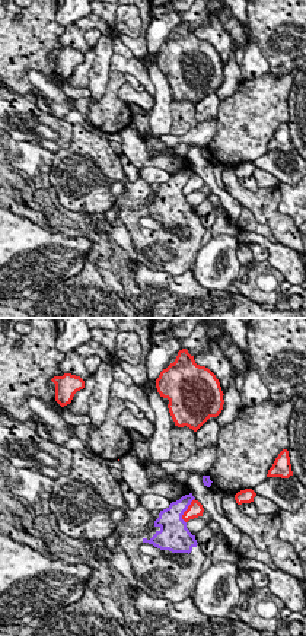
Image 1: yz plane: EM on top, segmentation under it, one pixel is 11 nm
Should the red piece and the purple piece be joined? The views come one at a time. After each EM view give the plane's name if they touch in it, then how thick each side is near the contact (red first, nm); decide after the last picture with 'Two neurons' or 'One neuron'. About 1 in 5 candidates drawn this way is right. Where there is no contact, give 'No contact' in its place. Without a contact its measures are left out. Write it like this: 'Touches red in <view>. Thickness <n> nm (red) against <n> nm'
Touches red in yz. Thickness 170 nm (red) against 300 nm

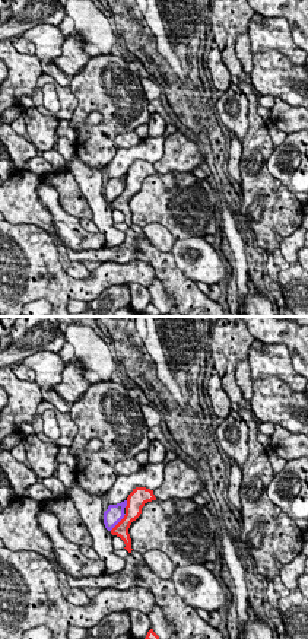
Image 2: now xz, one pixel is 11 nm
Touches red in xz. Thickness 190 nm (red) against 200 nm

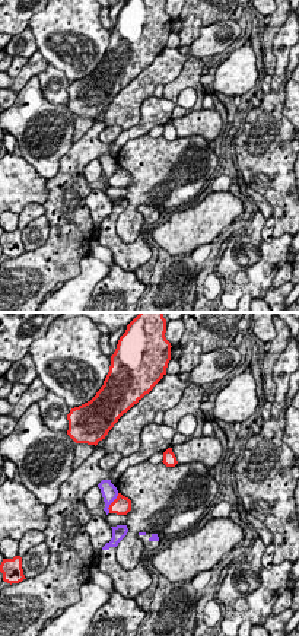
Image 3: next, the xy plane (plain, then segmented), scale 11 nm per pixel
Touches red in xy. Thickness 200 nm (red) against 170 nm

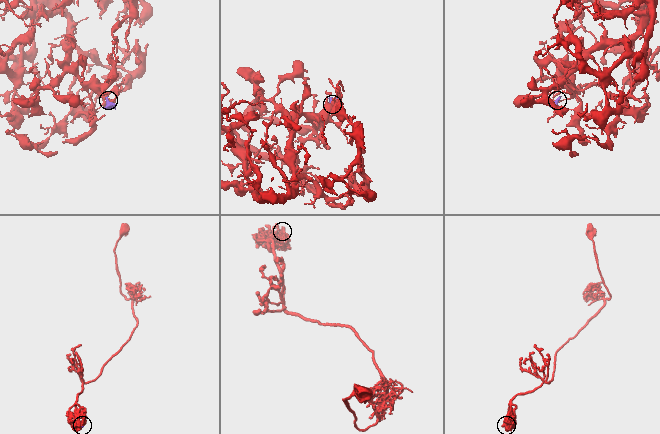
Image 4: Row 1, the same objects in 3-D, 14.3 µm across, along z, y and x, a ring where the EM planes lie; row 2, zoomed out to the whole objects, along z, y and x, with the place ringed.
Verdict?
Two neurons

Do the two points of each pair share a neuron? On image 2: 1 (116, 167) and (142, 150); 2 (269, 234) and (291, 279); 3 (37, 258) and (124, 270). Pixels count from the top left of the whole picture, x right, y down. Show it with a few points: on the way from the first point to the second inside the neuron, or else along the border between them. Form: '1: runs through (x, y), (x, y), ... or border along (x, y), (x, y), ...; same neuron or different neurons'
1: runs through (121, 162), (136, 153); same neuron
2: border along (289, 264), (280, 270); different neurons
3: runs through (59, 276), (67, 285), (94, 285), (102, 277); same neuron

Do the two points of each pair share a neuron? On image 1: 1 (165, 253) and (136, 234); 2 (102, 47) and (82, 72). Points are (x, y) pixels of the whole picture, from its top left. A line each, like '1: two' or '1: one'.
1: one
2: two

